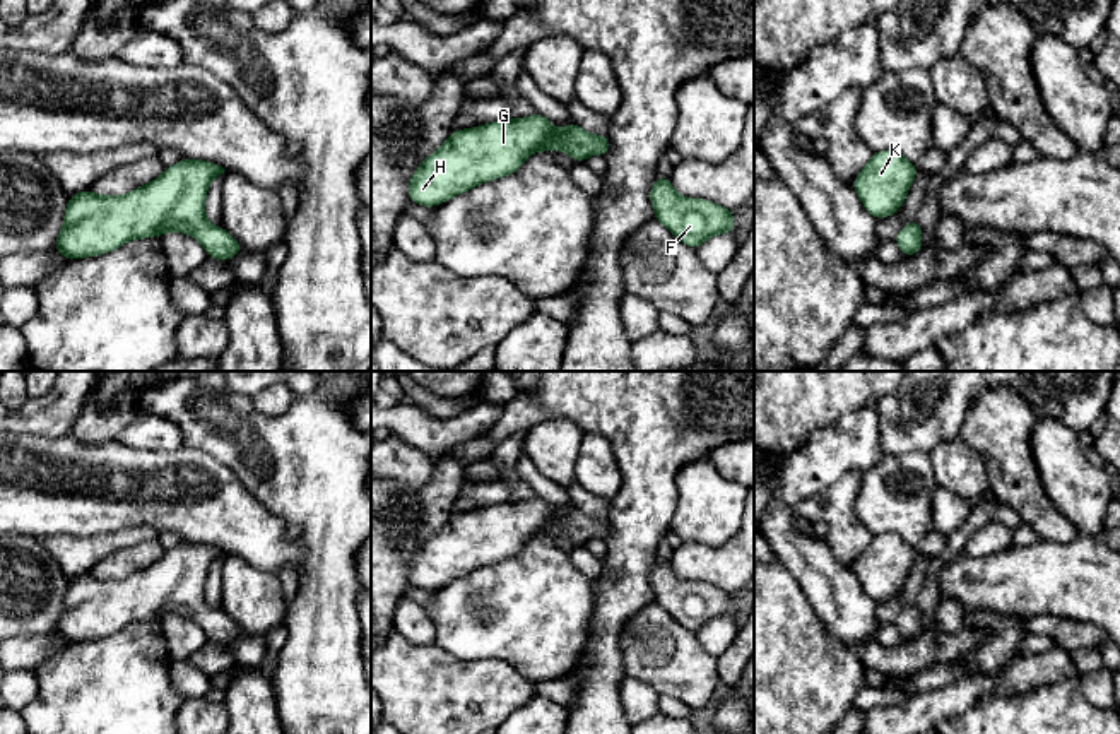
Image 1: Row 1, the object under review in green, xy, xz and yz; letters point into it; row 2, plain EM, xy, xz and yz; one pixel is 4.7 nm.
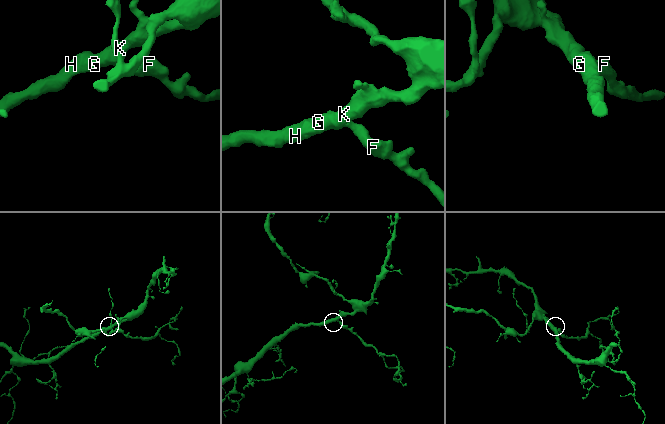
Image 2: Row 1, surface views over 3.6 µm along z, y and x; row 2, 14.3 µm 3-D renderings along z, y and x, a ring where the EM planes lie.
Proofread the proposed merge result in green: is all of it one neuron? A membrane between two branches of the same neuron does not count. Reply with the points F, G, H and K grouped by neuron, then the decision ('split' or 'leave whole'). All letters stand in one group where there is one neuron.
F G H K | leave whole

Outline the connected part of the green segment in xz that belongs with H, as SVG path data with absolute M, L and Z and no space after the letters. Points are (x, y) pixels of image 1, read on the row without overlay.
M540 496L453 513L409 563L409 585L436 590L480 566L516 556L537 534L552 537L556 527L578 546L592 537L609 537L609 518L590 518L575 505L556 513Z

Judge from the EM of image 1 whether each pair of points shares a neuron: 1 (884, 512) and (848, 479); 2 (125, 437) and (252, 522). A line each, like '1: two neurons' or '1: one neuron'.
1: two neurons
2: two neurons

